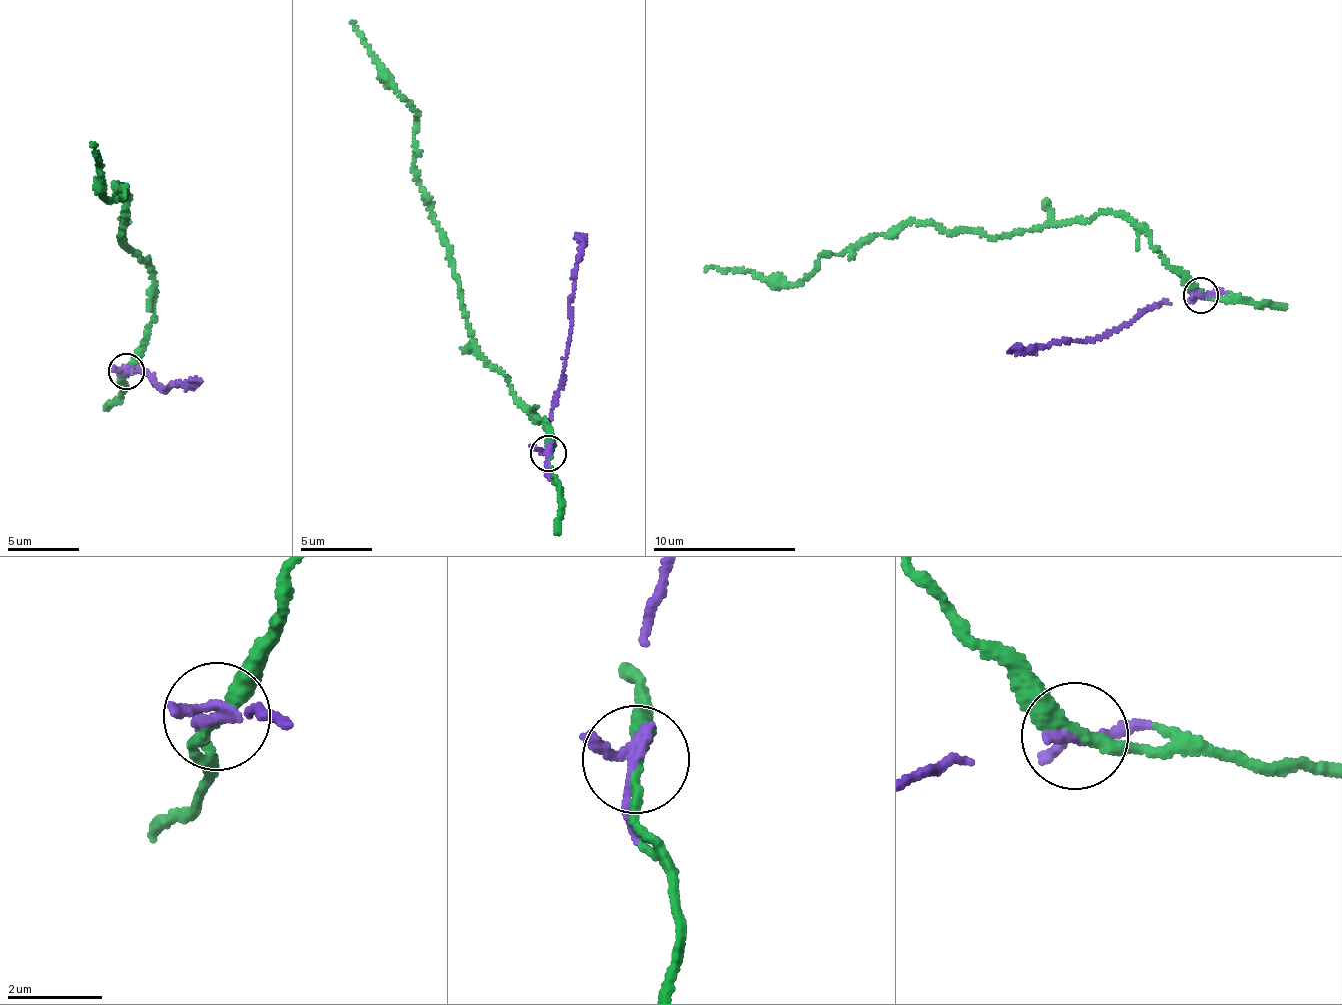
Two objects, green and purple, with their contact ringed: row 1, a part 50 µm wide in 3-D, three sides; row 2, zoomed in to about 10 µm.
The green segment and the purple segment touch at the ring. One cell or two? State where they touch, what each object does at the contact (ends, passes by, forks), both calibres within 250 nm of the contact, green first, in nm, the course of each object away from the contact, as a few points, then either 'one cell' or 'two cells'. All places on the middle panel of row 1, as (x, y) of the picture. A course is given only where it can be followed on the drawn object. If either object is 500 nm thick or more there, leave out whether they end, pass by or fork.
at (548, 453); green passes by; purple passes by; 260 nm thick on the green side, 220 nm on the other; green runs (547, 454), (548, 432), (540, 419), (479, 350), (450, 247), (413, 162), (416, 119), (351, 21); purple runs (547, 454), (571, 326), (569, 297), (582, 242), (576, 233); one cell

